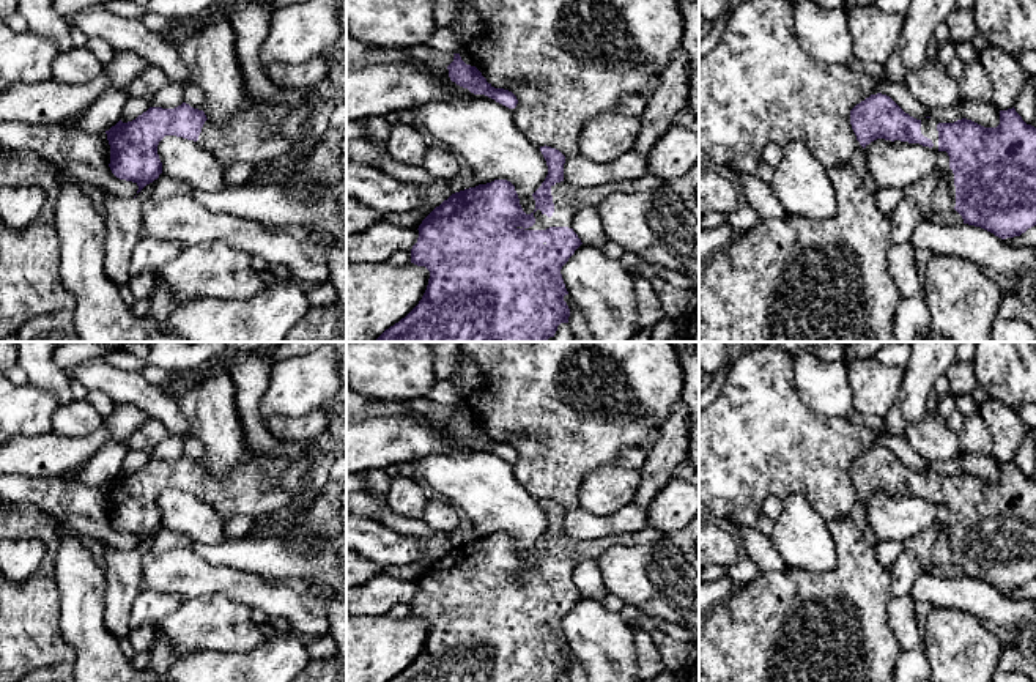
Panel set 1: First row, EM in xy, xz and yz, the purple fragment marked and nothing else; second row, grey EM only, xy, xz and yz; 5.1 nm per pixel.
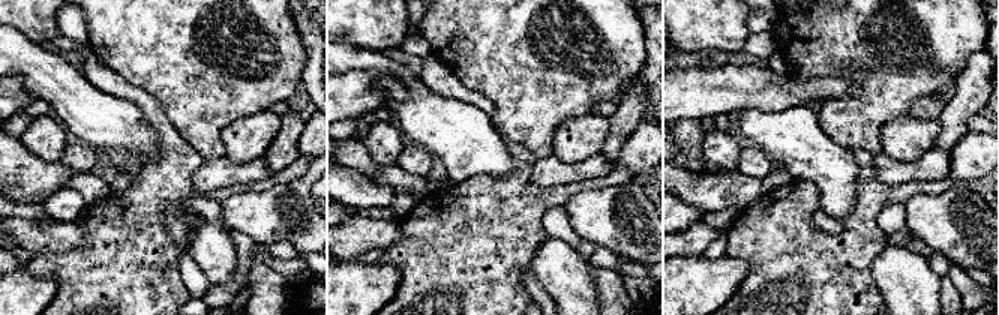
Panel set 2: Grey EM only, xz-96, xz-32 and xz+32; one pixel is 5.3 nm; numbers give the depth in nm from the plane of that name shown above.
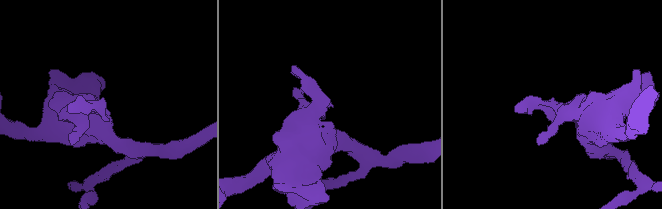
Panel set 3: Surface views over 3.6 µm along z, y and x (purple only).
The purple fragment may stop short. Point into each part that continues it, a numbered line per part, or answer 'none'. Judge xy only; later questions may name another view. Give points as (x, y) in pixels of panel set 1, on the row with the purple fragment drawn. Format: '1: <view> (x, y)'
1: xy (247, 137)

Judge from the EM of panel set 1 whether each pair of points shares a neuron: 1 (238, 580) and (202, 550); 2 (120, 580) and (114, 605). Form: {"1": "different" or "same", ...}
{"1": "different", "2": "same"}

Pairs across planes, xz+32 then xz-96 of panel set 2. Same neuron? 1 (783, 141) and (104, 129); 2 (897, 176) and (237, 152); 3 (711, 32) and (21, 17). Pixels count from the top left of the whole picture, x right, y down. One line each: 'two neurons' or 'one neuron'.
1: one neuron
2: two neurons
3: one neuron

